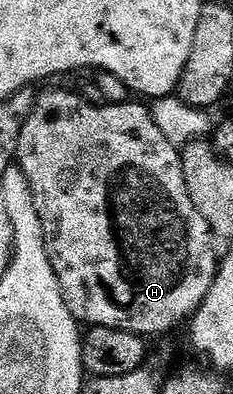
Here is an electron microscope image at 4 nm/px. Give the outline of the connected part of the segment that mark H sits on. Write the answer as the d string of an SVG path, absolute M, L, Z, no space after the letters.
M52 88L45 90L44 94L40 93L36 97L33 112L29 112L29 120L25 120L25 128L21 128L17 164L25 172L25 180L29 180L29 188L33 188L33 200L37 200L37 216L41 216L41 228L45 228L45 248L49 252L53 272L57 272L57 280L61 284L65 304L75 321L88 327L117 328L140 336L148 336L147 334L167 336L174 326L179 326L182 322L184 325L199 309L213 284L217 269L215 243L211 241L209 224L205 224L205 216L201 216L201 212L193 208L193 200L189 200L189 188L185 188L180 147L170 143L162 135L154 122L152 111L147 106L143 107L142 101L128 100L94 106L80 98L78 93L70 94Z

